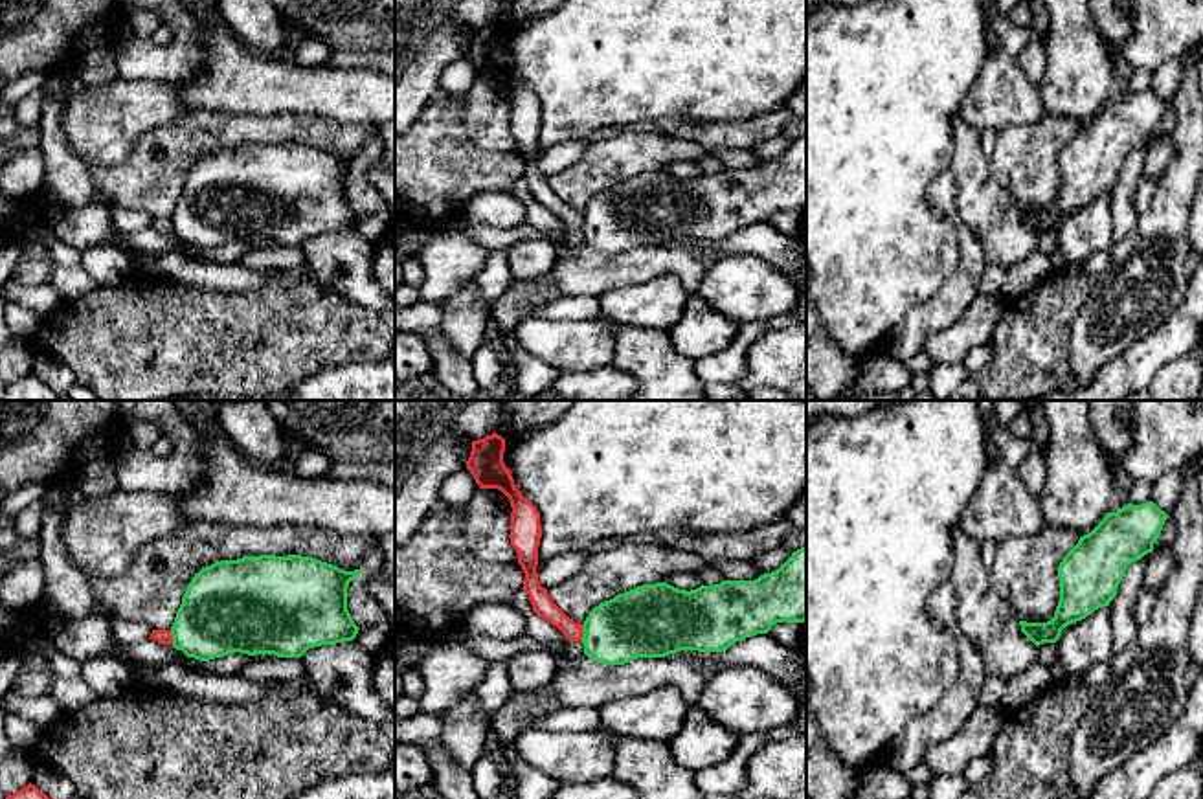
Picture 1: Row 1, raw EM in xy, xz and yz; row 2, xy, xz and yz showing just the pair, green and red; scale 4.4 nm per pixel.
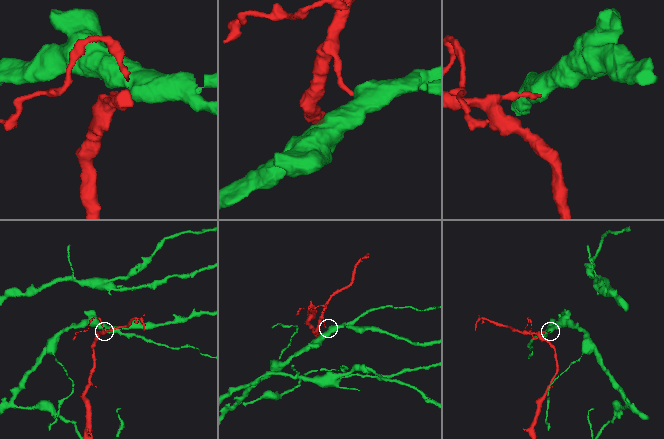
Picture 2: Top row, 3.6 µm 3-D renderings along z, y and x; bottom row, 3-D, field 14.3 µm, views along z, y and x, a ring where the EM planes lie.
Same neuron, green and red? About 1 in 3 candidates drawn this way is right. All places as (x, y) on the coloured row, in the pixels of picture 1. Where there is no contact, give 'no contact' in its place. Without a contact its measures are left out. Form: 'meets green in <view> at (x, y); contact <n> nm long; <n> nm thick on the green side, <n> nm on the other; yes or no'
meets green in xz at (584, 632); contact 70 nm long; 300 nm thick on the green side, 90 nm on the other; no

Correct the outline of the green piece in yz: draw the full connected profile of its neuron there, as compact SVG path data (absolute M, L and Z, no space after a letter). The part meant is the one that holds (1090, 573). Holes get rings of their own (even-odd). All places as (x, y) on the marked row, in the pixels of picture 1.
M1153 501L1128 503L1107 512L1060 562L1060 601L1054 617L1047 623L1019 621L1021 632L1036 647L1056 643L1065 626L1109 606L1128 566L1153 551L1166 518Z

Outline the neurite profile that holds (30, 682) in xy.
M50 667L48 669L22 669L11 685L11 692L18 696L26 696L26 698L44 696L48 694L55 678L57 676Z

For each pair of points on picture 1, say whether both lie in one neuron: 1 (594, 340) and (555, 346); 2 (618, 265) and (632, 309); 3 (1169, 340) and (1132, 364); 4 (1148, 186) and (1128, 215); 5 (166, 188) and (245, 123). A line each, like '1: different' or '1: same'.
1: same
2: different
3: same
4: different
5: same

